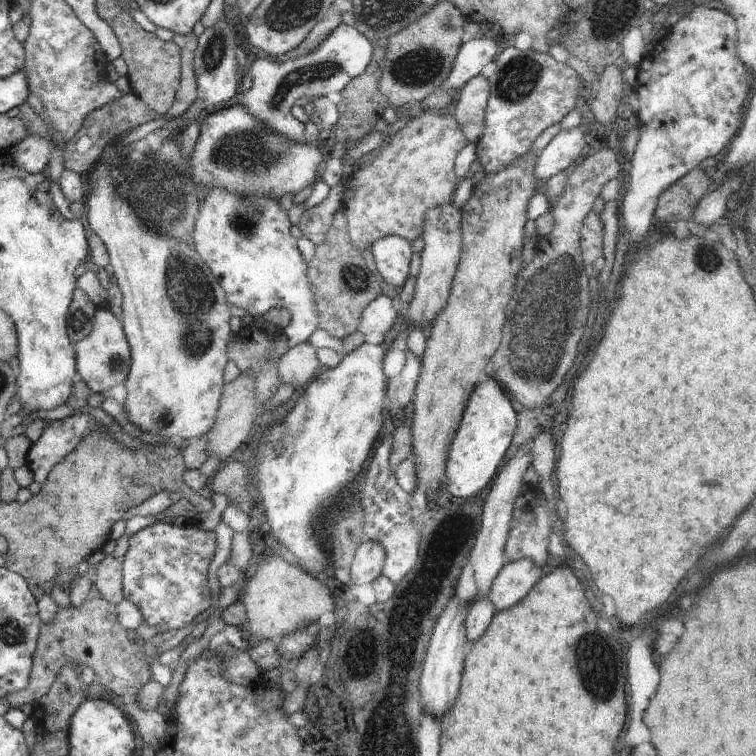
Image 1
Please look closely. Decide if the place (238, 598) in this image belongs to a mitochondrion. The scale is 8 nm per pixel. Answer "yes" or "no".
no

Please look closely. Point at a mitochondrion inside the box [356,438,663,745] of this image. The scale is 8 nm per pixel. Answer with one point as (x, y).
(599, 673)

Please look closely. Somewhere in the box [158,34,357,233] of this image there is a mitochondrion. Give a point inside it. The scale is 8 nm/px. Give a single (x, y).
(250, 153)

